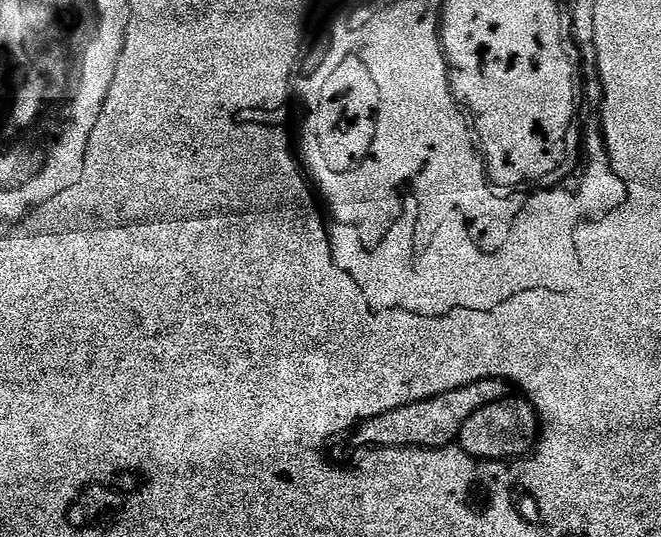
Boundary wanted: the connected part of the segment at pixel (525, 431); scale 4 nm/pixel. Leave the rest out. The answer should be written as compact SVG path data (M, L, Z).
M505 398L478 410L462 426L458 444L466 454L485 462L511 462L533 451L538 440L537 409L531 399L512 399Z

